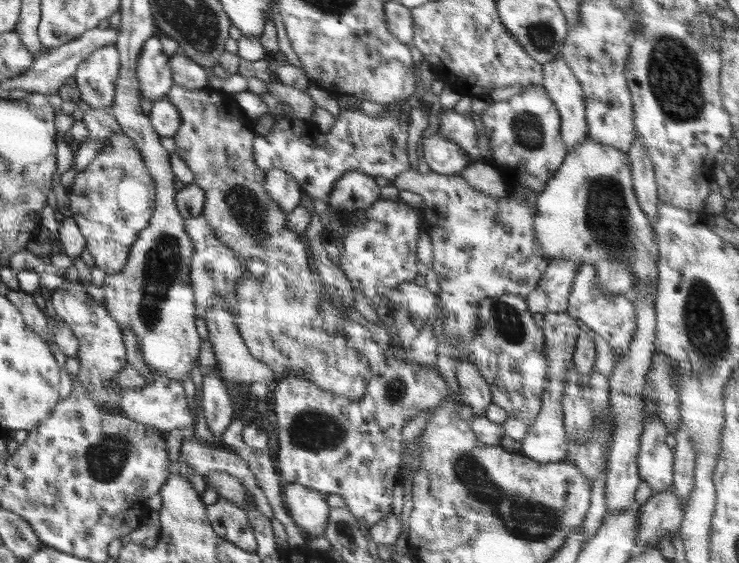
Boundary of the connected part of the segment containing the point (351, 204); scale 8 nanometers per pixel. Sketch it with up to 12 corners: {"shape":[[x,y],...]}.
{"shape":[[346,172],[327,202],[339,212],[368,208],[381,198],[375,179]]}

